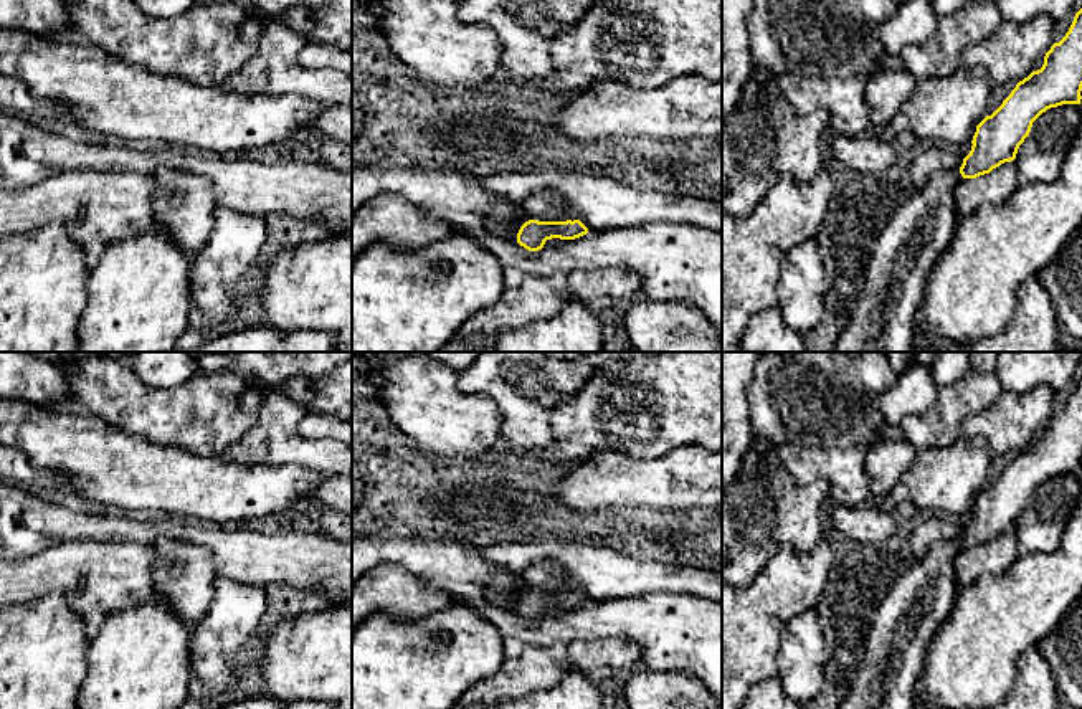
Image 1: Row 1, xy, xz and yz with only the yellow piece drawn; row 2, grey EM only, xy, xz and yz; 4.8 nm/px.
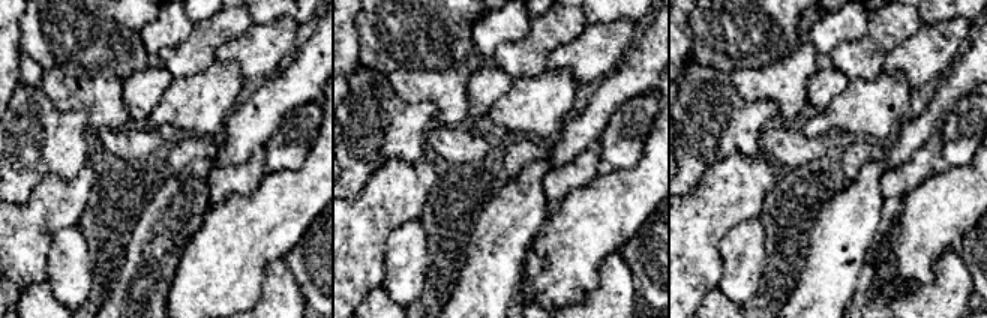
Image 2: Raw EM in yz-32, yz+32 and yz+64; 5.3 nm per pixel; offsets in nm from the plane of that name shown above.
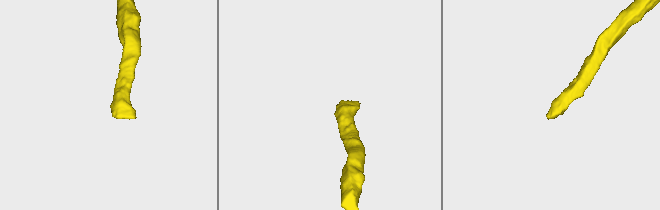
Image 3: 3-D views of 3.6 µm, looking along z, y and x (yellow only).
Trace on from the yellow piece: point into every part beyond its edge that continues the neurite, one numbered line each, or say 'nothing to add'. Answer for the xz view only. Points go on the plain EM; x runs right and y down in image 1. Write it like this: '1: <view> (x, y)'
1: xz (545, 577)

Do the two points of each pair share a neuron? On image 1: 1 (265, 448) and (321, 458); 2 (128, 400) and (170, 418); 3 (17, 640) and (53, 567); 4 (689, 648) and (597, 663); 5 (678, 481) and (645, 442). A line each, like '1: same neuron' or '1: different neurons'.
1: same neuron
2: same neuron
3: different neurons
4: different neurons
5: different neurons

